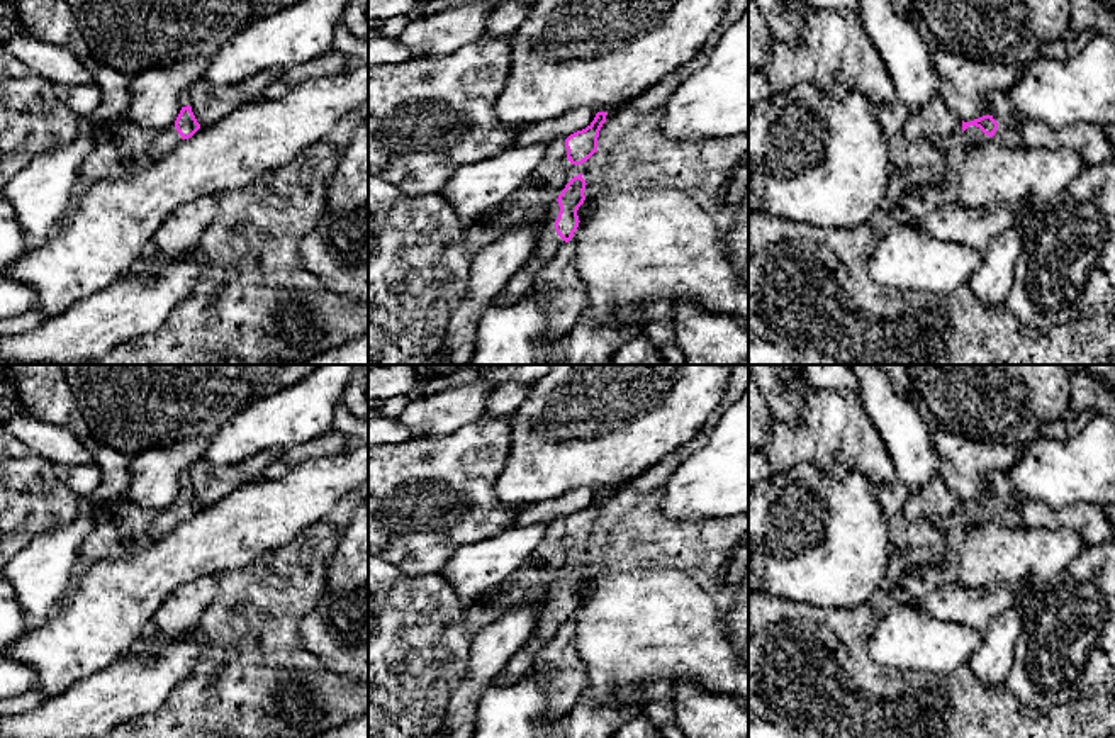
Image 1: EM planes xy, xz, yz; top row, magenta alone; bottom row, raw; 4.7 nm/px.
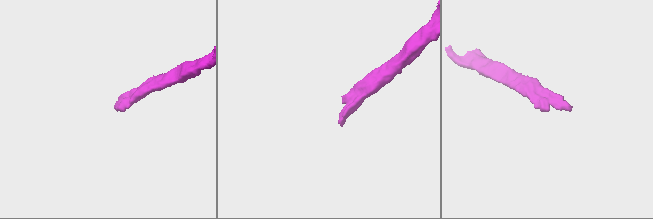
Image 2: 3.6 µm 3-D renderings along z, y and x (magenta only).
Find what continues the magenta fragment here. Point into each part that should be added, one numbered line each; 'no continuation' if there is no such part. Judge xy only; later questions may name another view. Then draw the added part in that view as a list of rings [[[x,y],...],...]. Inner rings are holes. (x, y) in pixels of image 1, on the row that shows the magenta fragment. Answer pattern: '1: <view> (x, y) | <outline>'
1: xy (167, 139) | [[[170,126],[156,132],[153,143],[148,148],[148,154],[156,161],[170,153],[180,141],[182,136],[178,134],[176,127]]]

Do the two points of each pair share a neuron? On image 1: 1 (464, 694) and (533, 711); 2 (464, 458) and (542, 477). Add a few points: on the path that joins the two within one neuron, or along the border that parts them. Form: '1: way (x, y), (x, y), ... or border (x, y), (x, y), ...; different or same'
1: border (494, 682), (482, 694), (476, 720); different
2: border (511, 430), (496, 479), (504, 508); different

